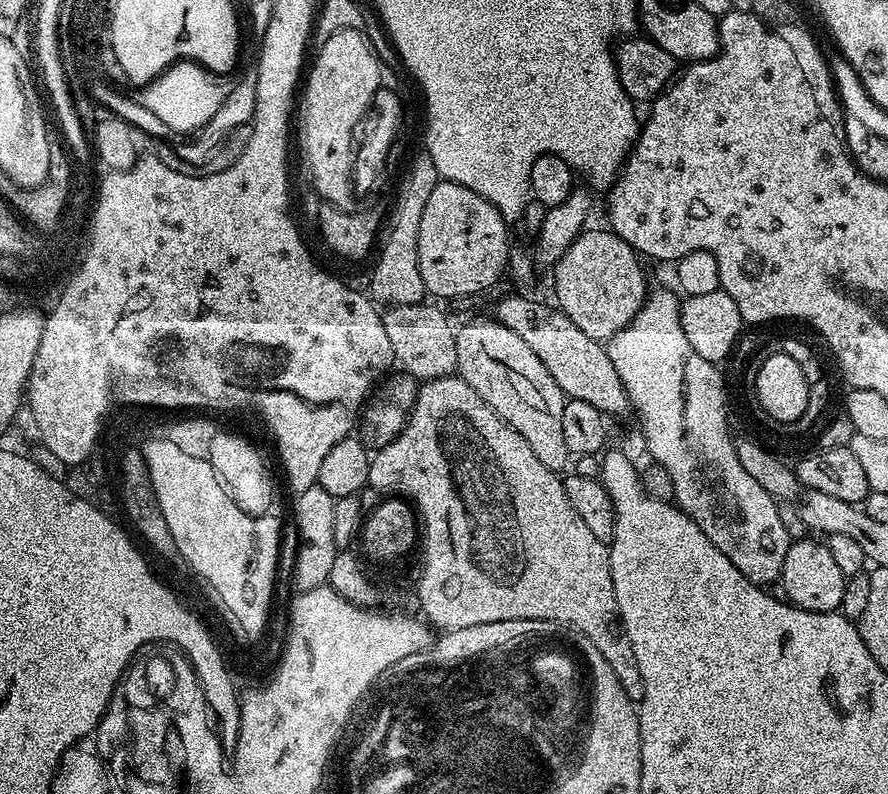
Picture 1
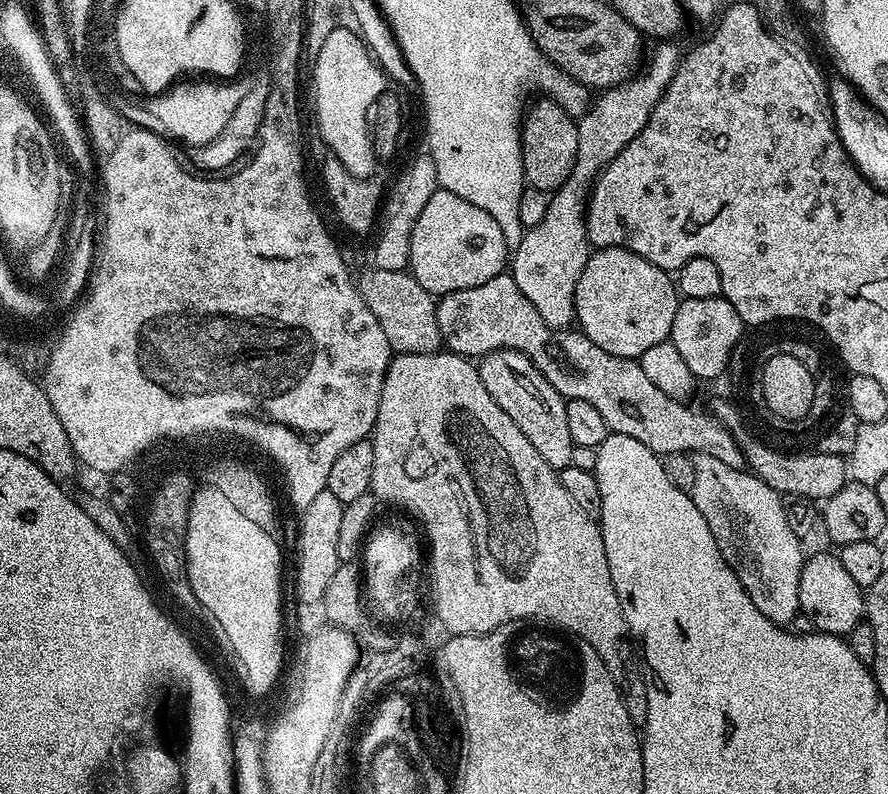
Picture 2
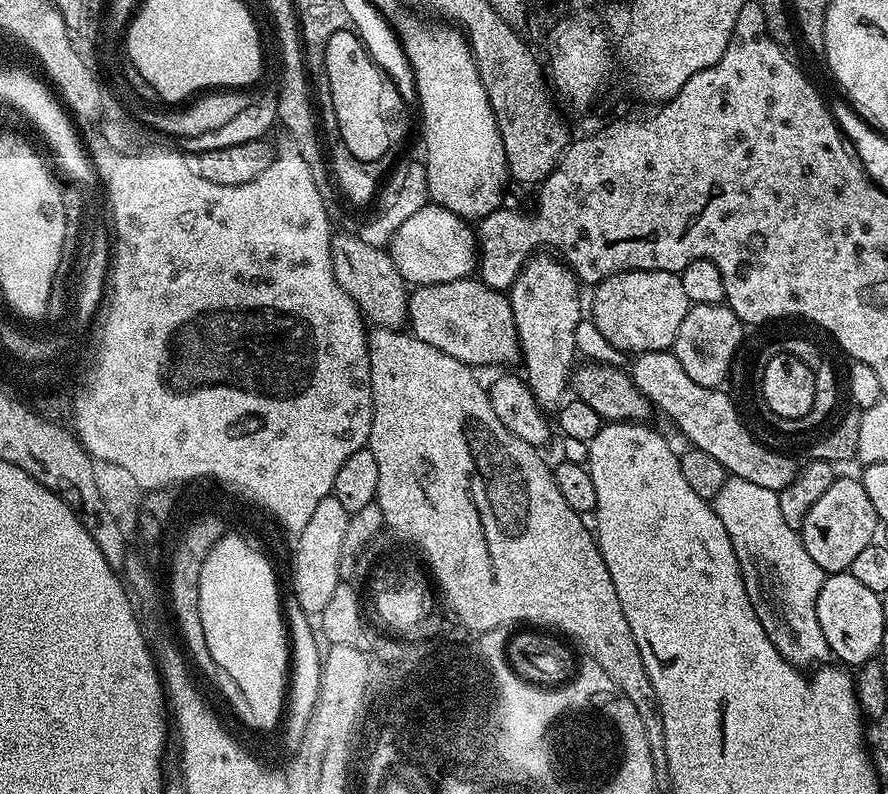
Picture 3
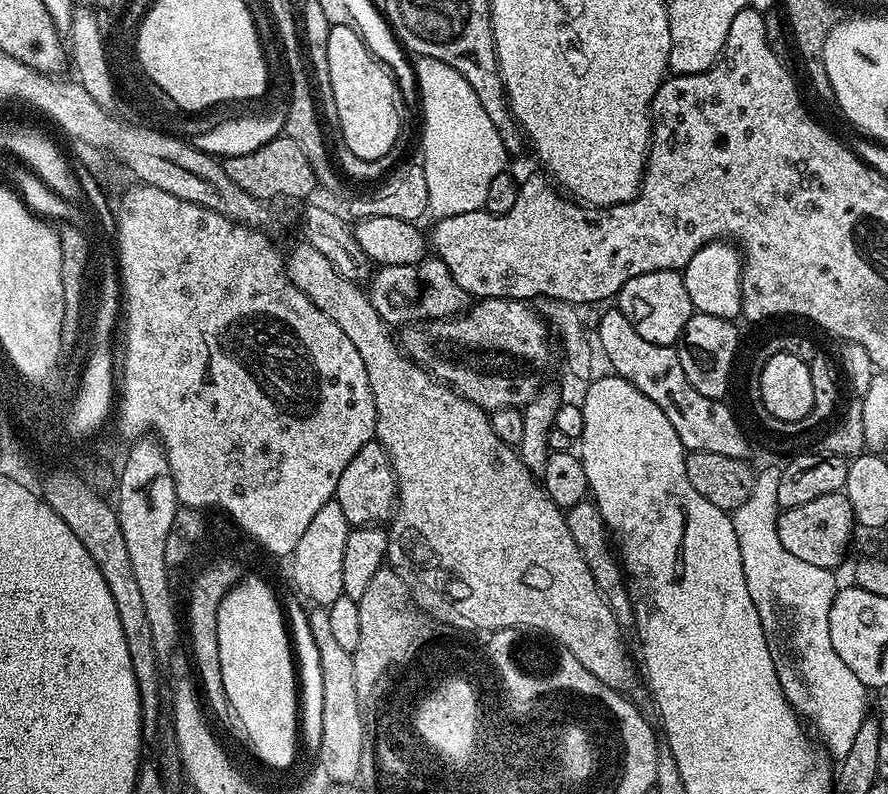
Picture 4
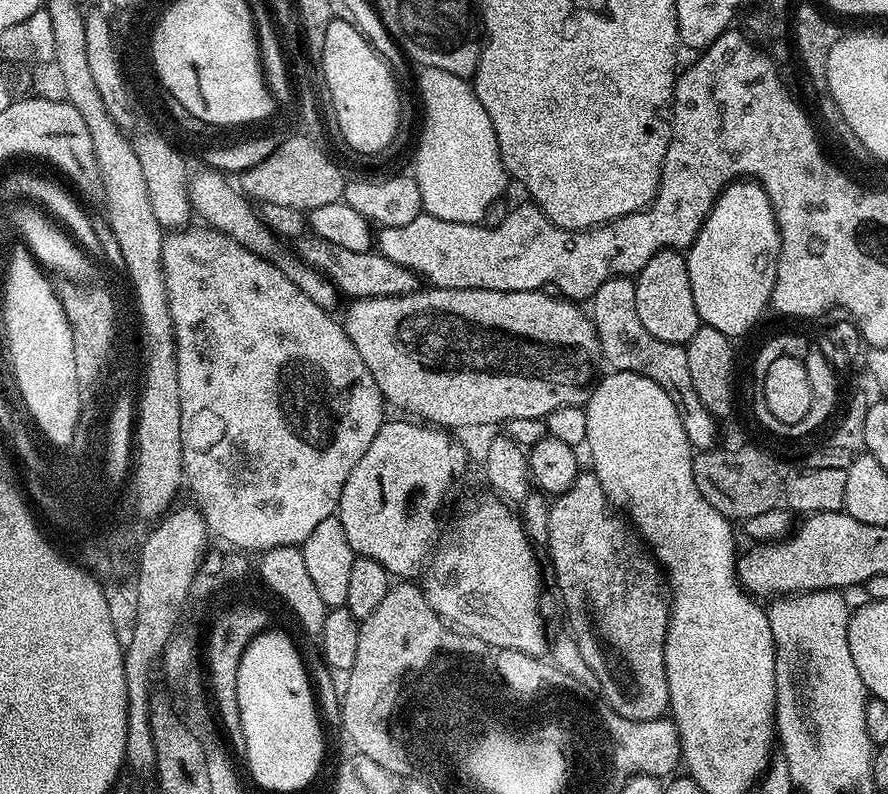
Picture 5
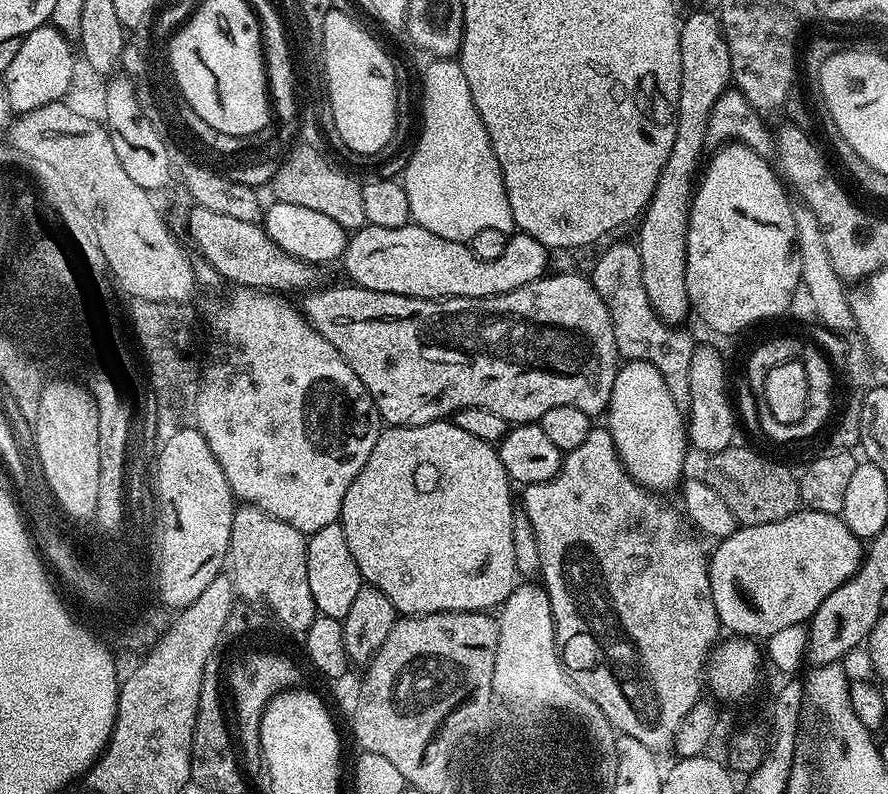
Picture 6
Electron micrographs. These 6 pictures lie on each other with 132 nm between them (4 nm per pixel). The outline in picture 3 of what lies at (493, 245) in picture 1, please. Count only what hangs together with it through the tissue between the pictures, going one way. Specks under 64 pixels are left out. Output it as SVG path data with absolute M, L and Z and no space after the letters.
M429 202L410 214L392 235L387 253L408 286L441 284L469 279L478 268L478 236L464 217L446 210L446 206Z

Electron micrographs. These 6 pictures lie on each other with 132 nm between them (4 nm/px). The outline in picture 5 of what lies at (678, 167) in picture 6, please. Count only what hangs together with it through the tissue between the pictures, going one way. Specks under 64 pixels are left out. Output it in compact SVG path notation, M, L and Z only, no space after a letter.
M667 248L634 277L636 289L634 290L634 306L638 310L638 318L642 318L642 326L654 334L662 342L671 344L688 345L690 338L702 327L698 306L694 306L694 294L690 290L690 274L688 273L688 261L683 251Z

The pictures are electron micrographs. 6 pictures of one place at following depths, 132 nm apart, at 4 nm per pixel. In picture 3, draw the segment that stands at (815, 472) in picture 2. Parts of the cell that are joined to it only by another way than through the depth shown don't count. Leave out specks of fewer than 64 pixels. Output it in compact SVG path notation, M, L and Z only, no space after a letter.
M641 352L630 367L632 381L642 390L642 394L652 404L657 413L669 416L676 423L676 428L688 439L687 443L698 450L706 450L710 458L722 462L725 473L742 478L746 482L754 482L754 486L762 486L766 490L779 494L783 488L790 486L793 480L792 464L788 460L773 456L748 439L740 424L733 416L734 402L727 391L720 388L698 386L686 370L682 370L682 362L678 362L675 352Z

